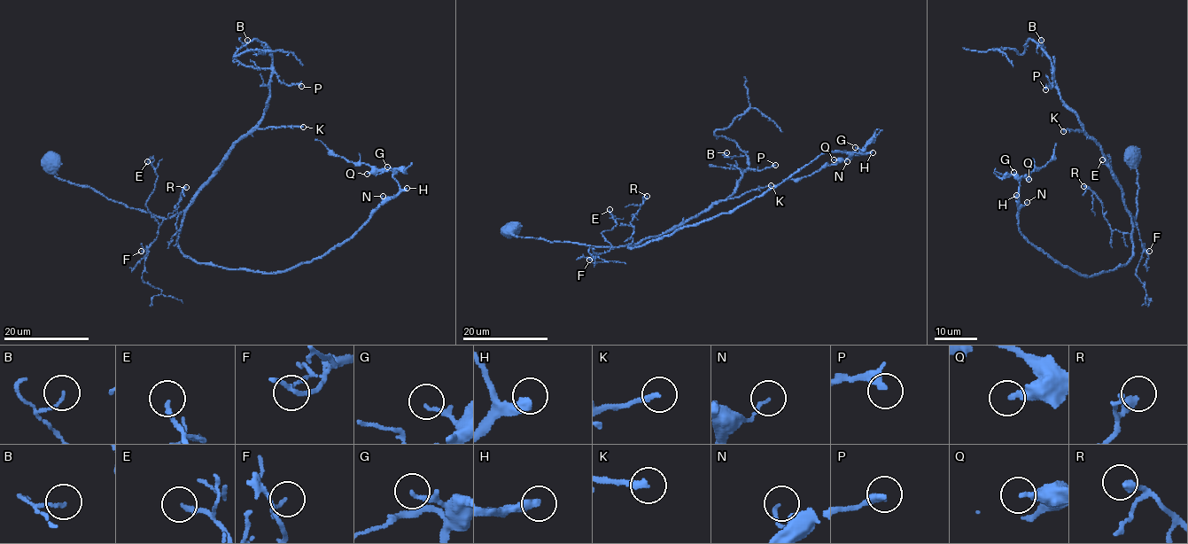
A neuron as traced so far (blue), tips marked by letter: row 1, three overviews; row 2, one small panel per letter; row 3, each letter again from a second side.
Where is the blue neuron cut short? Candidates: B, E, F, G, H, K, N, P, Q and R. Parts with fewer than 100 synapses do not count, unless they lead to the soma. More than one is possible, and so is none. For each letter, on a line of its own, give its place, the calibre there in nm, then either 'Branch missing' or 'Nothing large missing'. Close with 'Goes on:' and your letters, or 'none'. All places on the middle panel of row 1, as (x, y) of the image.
B: Place: (726, 152). Thickness 110 nm. Nothing large missing
E: Place: (609, 209). Thickness 180 nm. Nothing large missing
F: Place: (589, 260). Thickness 140 nm. Nothing large missing
G: Place: (855, 147). Thickness 120 nm. Nothing large missing
H: Place: (873, 152). Thickness 420 nm. Branch missing
K: Place: (771, 185). Thickness 240 nm. Nothing large missing
N: Place: (847, 161). Thickness 130 nm. Nothing large missing
P: Place: (775, 165). Thickness 400 nm. Nothing large missing
Q: Place: (834, 159). Thickness 300 nm. Nothing large missing
R: Place: (647, 196). Thickness 360 nm. Nothing large missing
Goes on: H

